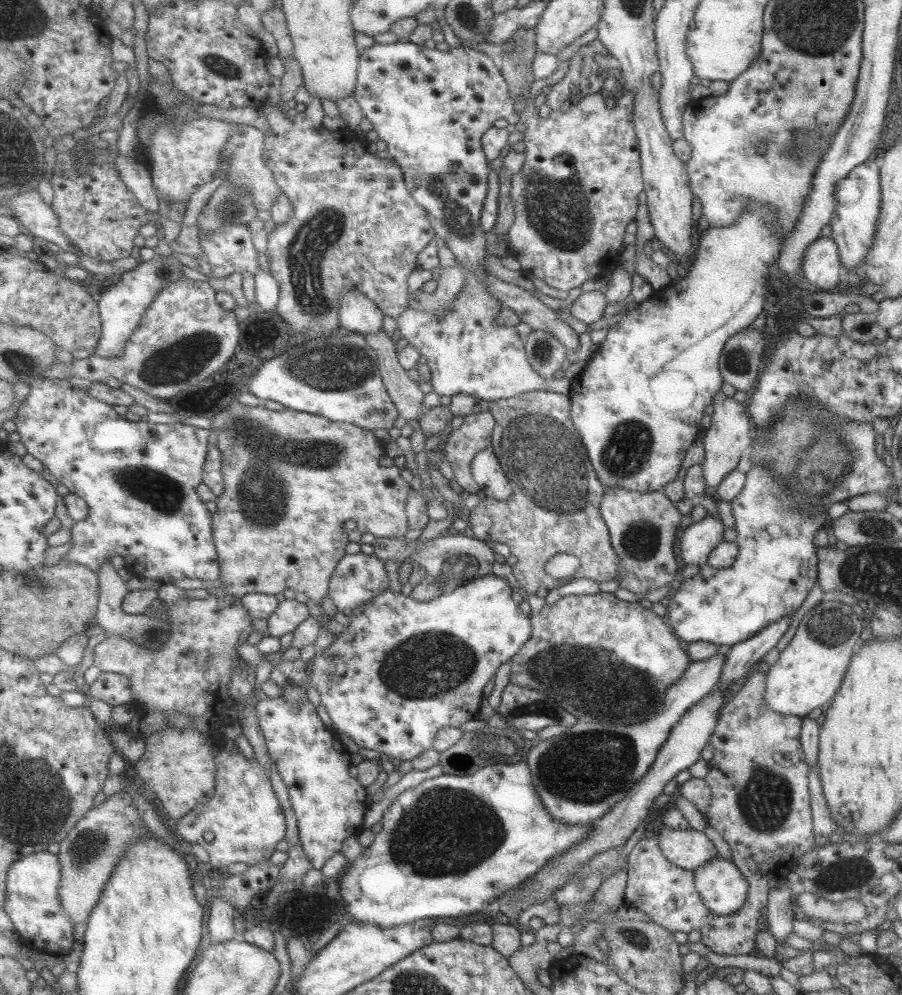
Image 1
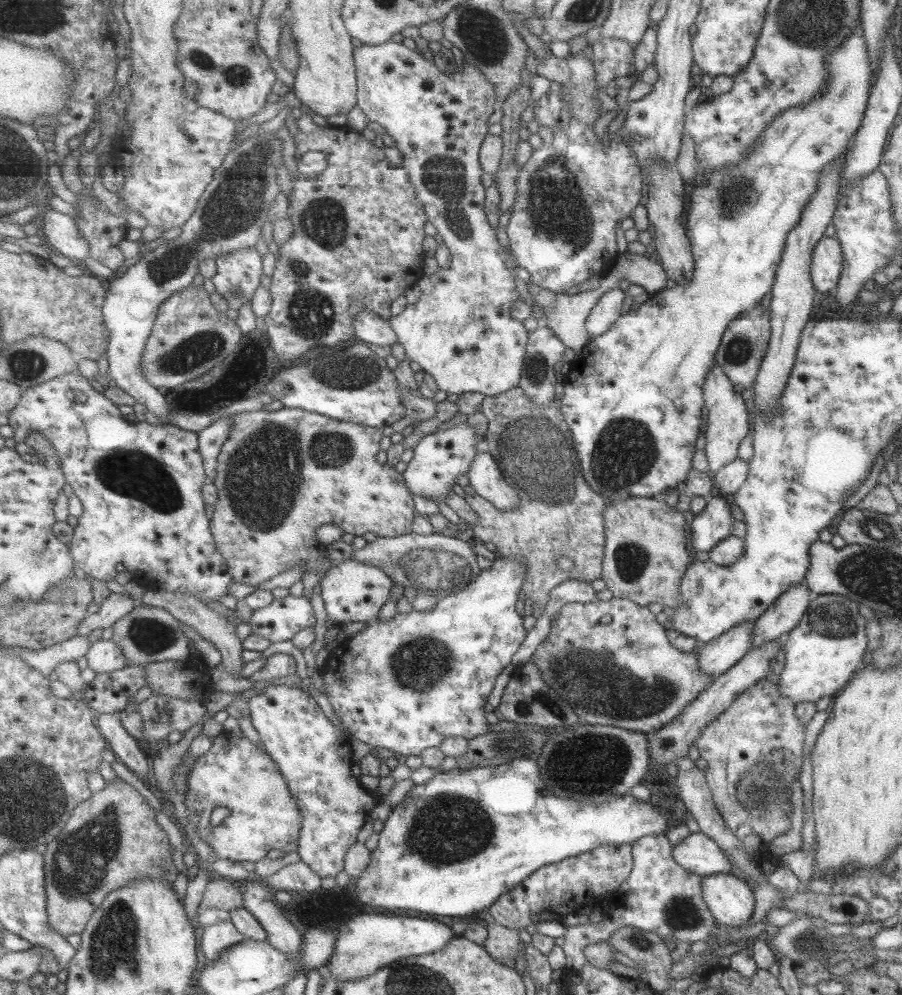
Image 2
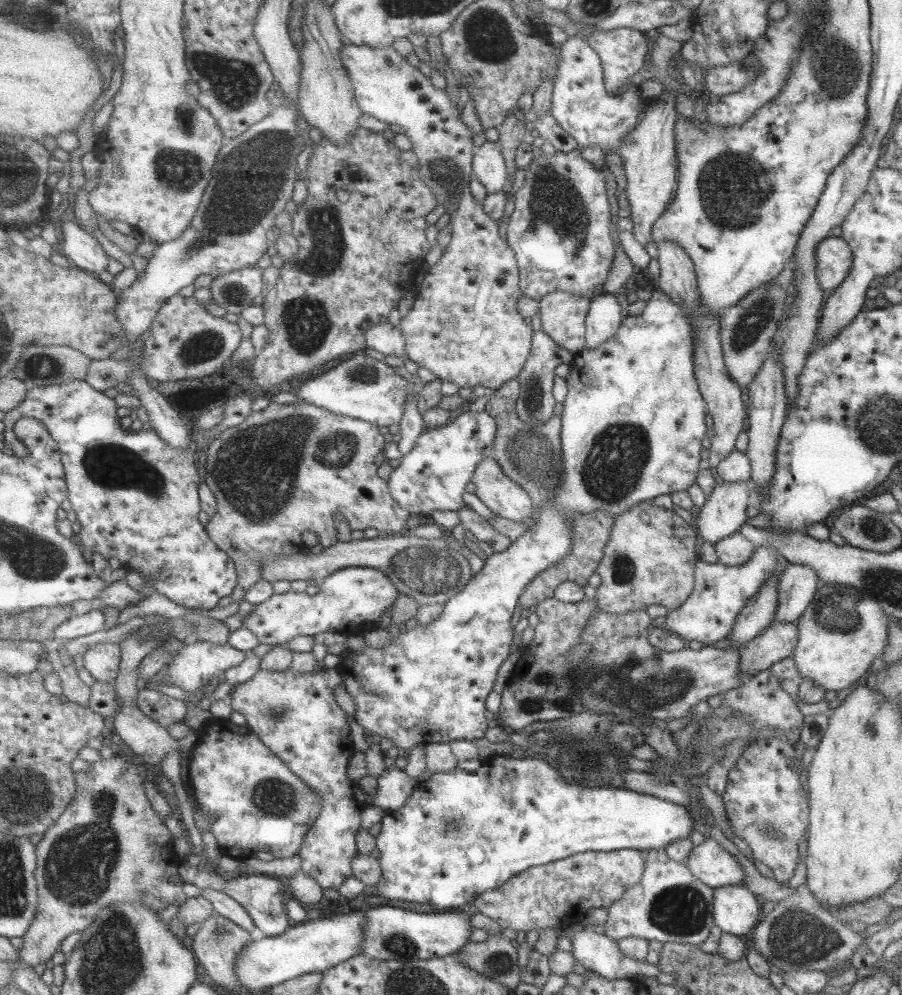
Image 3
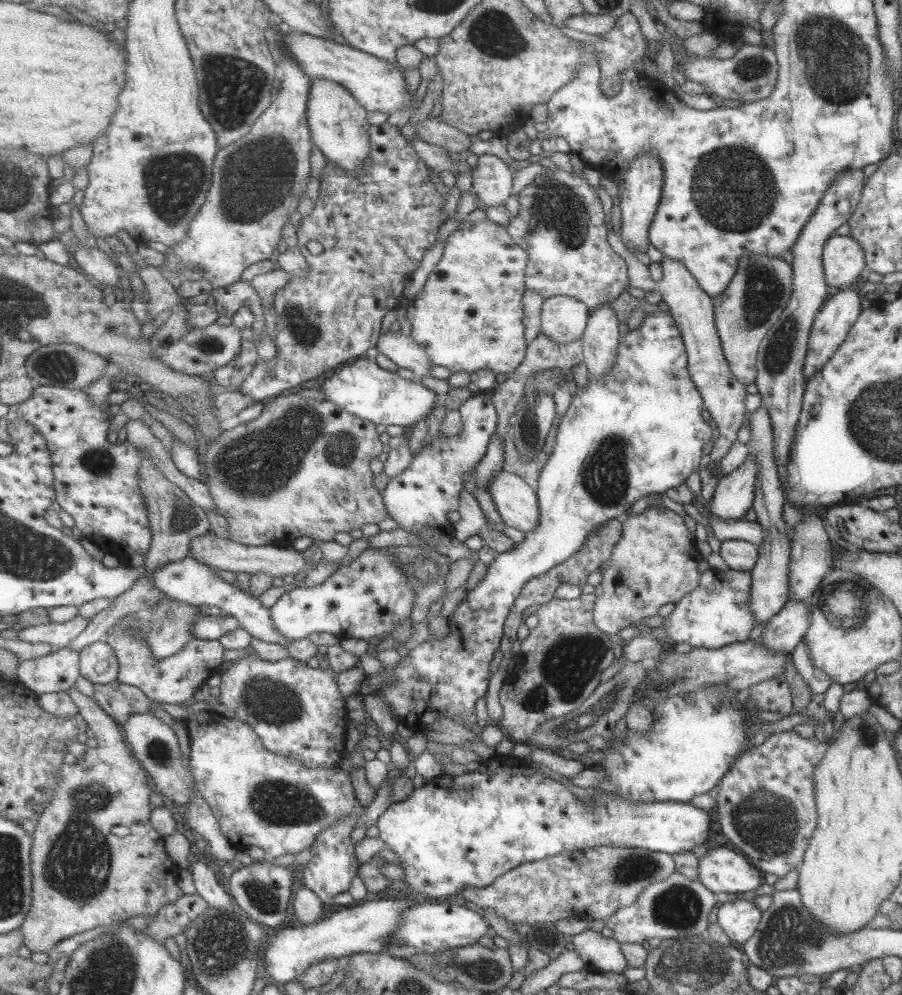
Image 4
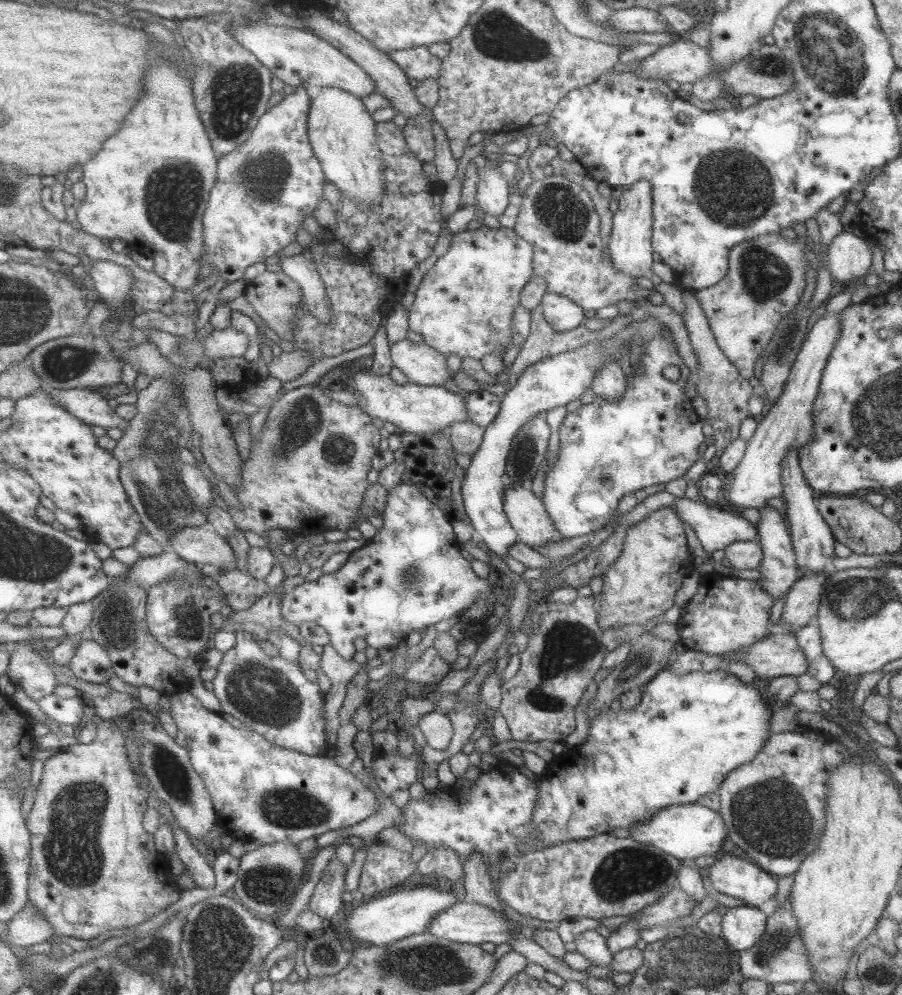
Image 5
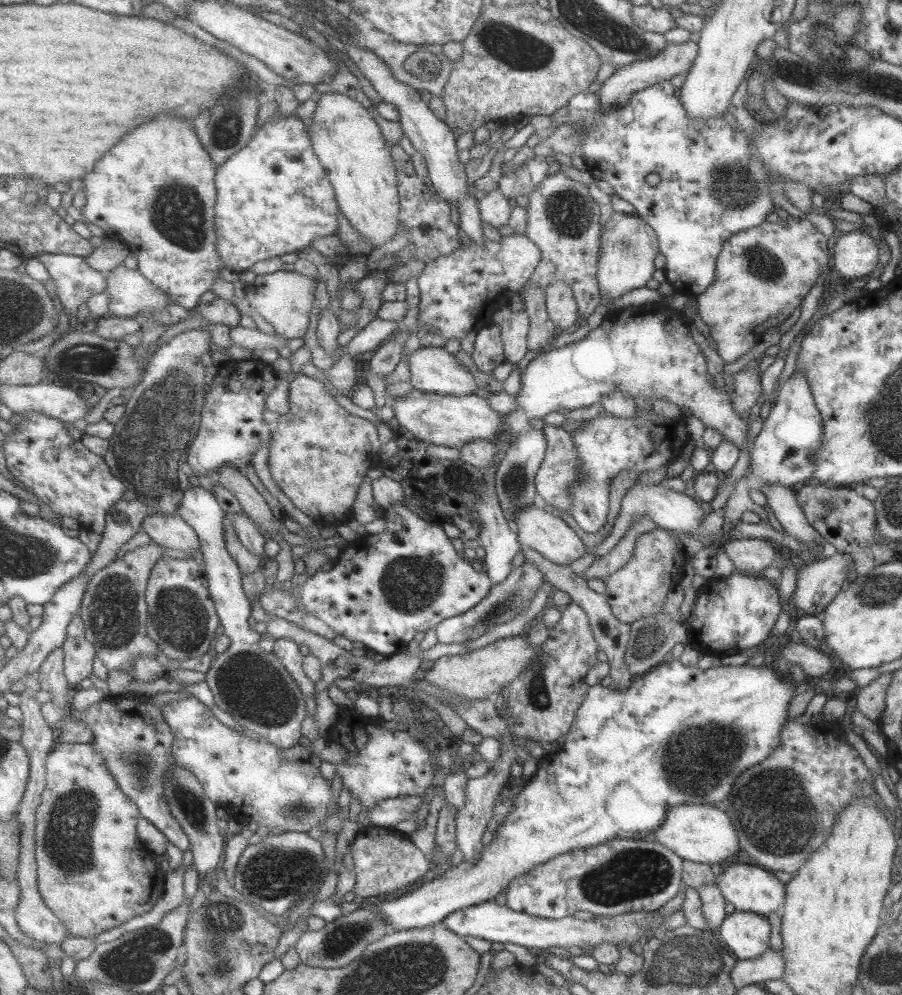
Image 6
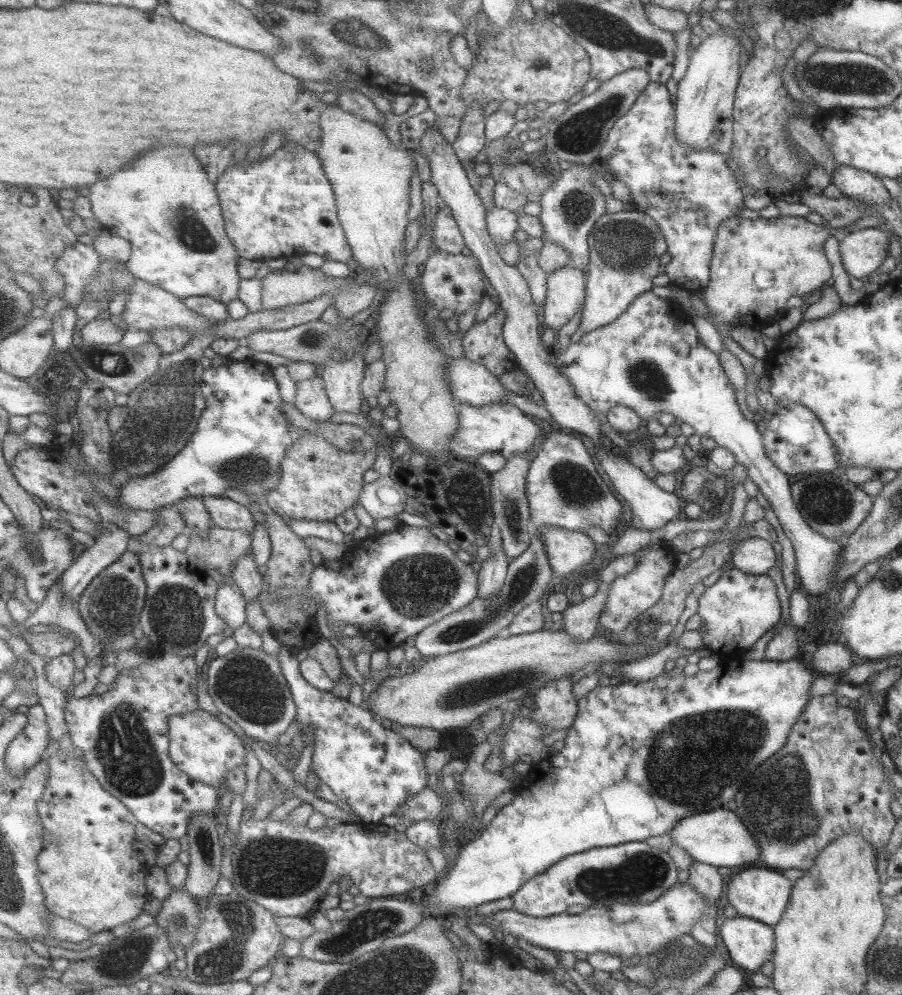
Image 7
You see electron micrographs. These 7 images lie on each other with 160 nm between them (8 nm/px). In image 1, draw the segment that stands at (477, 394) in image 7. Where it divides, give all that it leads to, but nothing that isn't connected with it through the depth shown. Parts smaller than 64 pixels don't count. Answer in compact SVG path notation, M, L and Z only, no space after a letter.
M358 290L344 292L340 296L341 326L351 333L363 335L383 331L383 310L366 294Z

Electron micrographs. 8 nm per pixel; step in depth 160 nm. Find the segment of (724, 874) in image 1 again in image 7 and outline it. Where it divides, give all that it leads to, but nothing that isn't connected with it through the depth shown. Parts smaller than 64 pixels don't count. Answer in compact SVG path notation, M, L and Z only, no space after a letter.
M736 915L725 919L718 935L729 958L741 970L754 973L770 960L774 947L774 927Z

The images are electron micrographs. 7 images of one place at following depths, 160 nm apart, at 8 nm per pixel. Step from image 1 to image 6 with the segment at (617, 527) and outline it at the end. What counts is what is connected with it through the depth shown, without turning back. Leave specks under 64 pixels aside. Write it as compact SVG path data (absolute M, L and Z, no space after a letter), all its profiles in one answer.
M657 527L639 535L629 562L604 580L606 601L617 620L631 624L642 616L649 617L662 610L665 594L678 585L687 561L683 549L675 547L676 539L676 532Z

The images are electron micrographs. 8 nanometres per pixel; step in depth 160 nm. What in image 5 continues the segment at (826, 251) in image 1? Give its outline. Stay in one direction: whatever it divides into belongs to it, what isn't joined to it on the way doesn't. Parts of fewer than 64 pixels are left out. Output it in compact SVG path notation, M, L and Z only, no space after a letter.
M841 231L831 240L827 246L827 264L826 268L833 279L840 282L845 287L850 286L859 276L865 276L872 271L871 268L871 250L865 243L864 236L857 237L853 233Z

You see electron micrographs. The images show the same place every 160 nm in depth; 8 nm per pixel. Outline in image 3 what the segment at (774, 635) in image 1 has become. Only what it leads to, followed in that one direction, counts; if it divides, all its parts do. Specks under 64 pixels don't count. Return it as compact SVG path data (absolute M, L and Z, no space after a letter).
M790 563L778 579L778 601L773 621L796 622L817 590L817 575L807 565Z

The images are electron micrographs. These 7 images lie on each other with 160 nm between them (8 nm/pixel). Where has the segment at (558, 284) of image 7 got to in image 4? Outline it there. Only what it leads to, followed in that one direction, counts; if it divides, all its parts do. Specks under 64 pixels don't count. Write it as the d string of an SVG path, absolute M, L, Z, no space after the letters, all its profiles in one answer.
M552 296L542 308L543 334L561 344L574 343L583 334L590 308L571 296Z

